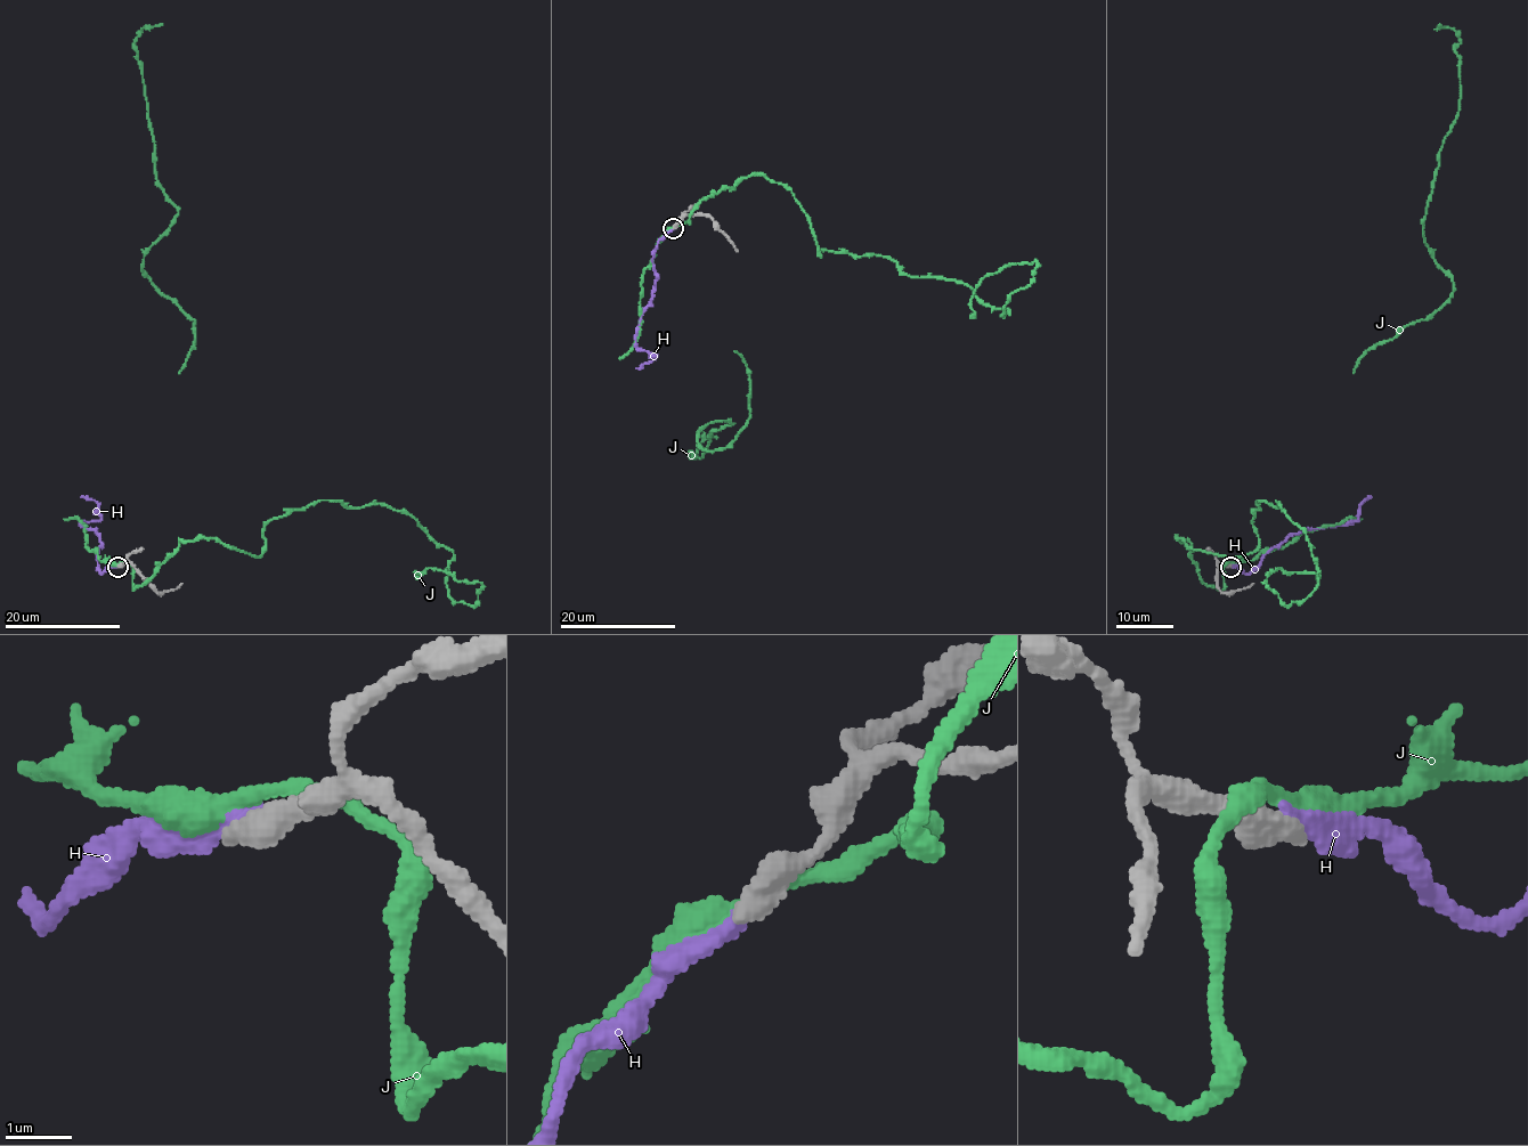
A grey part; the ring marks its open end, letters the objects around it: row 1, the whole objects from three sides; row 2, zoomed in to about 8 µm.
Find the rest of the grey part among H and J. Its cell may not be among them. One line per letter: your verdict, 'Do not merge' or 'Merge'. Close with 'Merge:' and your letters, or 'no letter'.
H: Do not merge
J: Do not merge
Merge: no letter

